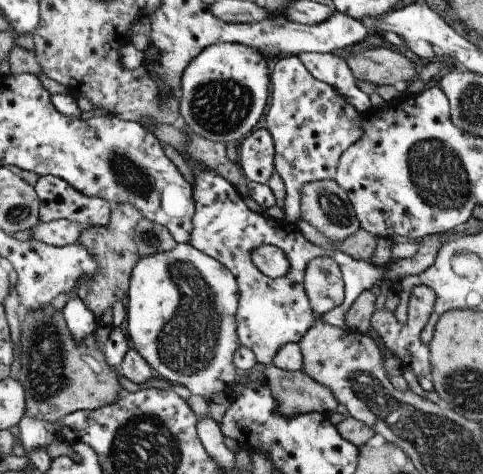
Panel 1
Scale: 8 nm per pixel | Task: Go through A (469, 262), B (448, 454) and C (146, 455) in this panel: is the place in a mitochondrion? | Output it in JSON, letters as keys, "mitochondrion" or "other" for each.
{"A":"mitochondrion","B":"mitochondrion","C":"mitochondrion"}

